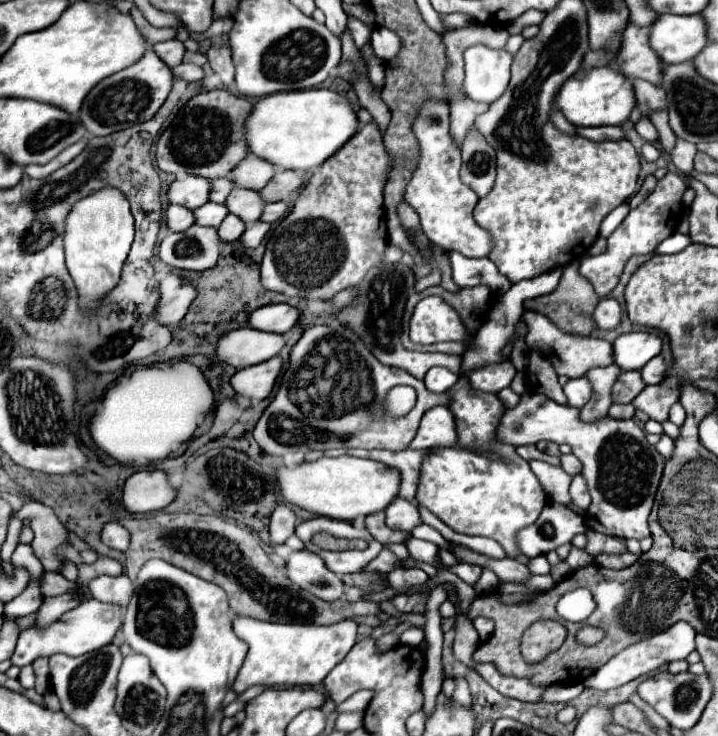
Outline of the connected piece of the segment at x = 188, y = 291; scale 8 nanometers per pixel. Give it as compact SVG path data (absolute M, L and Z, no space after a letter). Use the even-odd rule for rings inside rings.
M168 275L160 283L160 305L156 311L156 319L168 325L180 323L194 299L196 289L188 279L180 275Z

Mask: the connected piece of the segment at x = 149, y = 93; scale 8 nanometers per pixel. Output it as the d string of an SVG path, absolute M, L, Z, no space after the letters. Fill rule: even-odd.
M148 49L138 63L106 77L88 93L80 109L80 119L92 135L108 135L134 123L144 123L162 107L172 89L172 81L172 69L164 65L164 61L152 49Z

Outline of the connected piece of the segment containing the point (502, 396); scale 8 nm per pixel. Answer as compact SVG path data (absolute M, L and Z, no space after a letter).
M507 387L498 393L498 399L504 403L506 410L509 410L519 403L520 396L517 395L510 387Z

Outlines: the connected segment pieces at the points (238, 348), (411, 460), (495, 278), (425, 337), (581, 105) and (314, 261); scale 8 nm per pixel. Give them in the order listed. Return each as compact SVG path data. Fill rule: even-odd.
M242 327L220 337L216 353L220 361L244 369L272 359L286 345L286 337L280 333L266 333L252 327Z
M350 449L348 451L354 457L366 457L380 463L386 463L388 467L396 467L402 473L400 483L400 497L414 501L418 491L418 479L420 479L420 465L426 455L430 455L430 449L404 449L404 451L366 451L366 449Z
M452 251L450 253L450 265L452 265L452 279L458 287L474 287L474 285L492 285L492 291L506 293L510 289L510 281L500 275L496 265L492 265L490 259L472 259L464 257L462 253Z
M442 297L422 299L410 319L410 339L414 343L430 345L438 341L466 341L472 343L460 315Z
M598 67L598 69L580 69L576 75L572 75L562 89L558 91L554 105L566 115L566 119L572 125L582 127L598 127L598 125L624 125L630 121L630 113L636 105L634 97L634 85L632 79L622 75L616 69L610 67Z
M376 123L362 125L356 137L352 137L352 141L348 141L336 153L336 157L330 157L322 169L310 177L292 211L270 233L260 267L262 285L270 291L296 295L302 299L332 299L336 293L360 283L364 273L380 263L380 257L384 257L384 249L388 245L388 227L382 199L384 183L392 163L394 161L384 147Z

